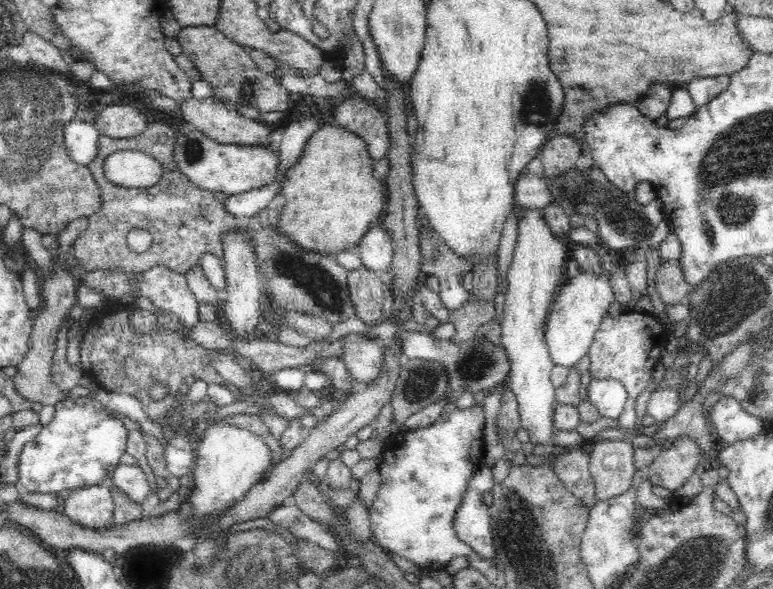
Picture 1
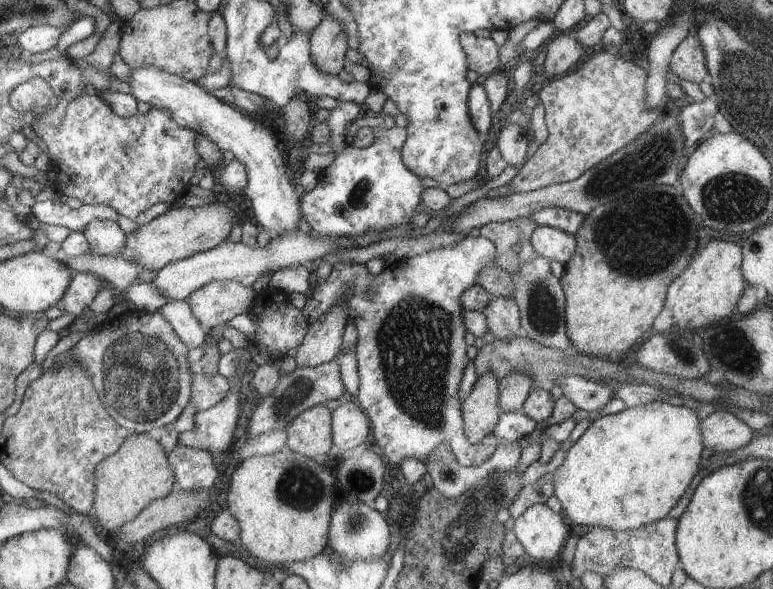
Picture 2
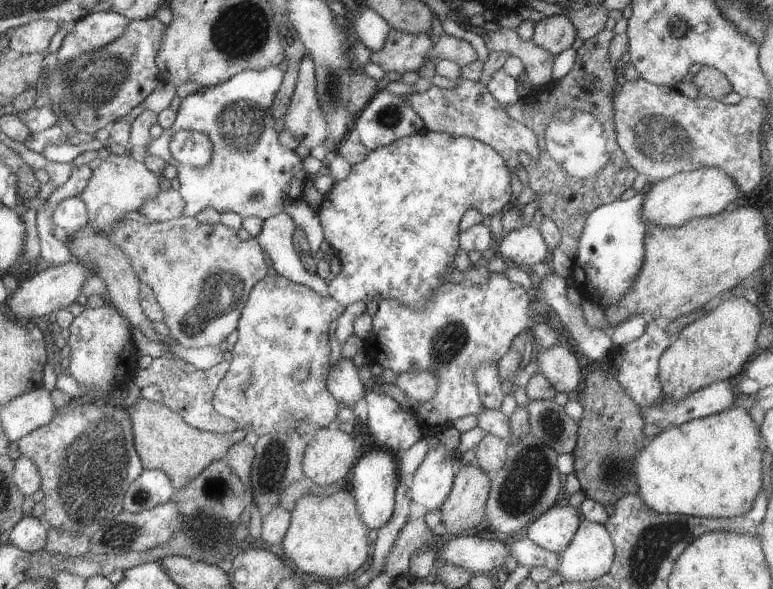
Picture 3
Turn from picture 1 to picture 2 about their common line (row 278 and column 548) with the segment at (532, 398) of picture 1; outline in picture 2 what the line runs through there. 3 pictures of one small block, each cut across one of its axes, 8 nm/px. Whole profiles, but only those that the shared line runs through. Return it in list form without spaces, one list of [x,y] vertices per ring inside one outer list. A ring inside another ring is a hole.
[[[538,503],[527,508],[515,520],[512,531],[536,563],[545,565],[560,554],[568,526],[560,514]]]

